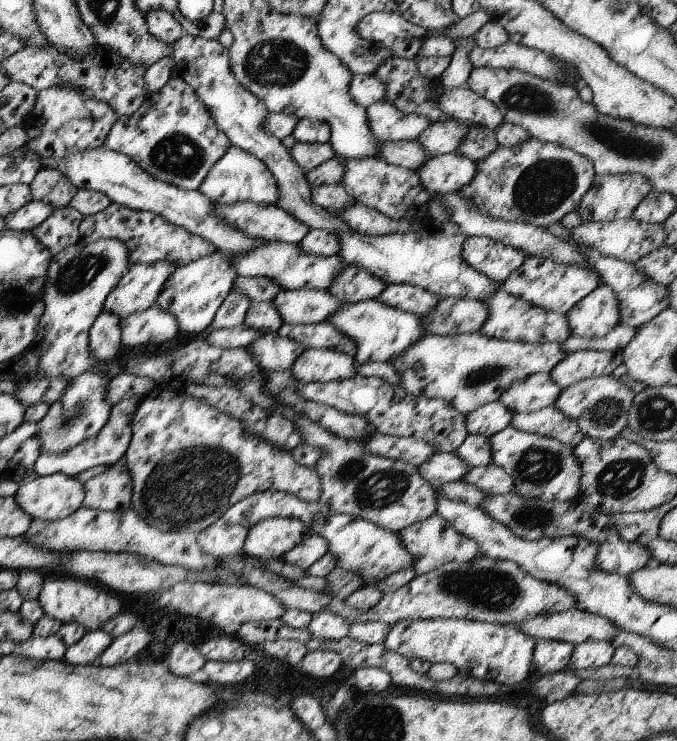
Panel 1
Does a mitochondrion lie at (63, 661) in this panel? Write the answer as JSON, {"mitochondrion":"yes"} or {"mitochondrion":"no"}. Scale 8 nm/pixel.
{"mitochondrion":"no"}

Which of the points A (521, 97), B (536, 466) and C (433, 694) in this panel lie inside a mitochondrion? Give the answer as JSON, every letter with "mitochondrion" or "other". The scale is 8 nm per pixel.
{"A":"mitochondrion","B":"mitochondrion","C":"other"}

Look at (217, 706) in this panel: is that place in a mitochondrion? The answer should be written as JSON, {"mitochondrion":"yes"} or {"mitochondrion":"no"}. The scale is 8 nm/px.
{"mitochondrion":"no"}

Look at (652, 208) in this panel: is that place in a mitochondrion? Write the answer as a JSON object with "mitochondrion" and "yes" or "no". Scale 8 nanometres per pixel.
{"mitochondrion":"no"}

